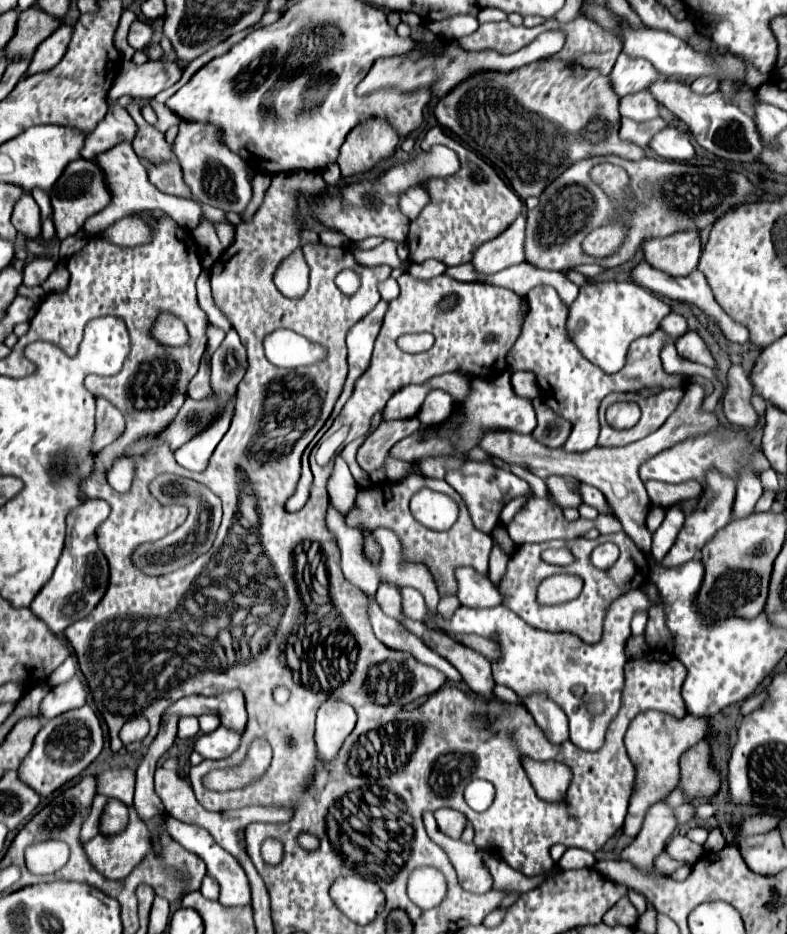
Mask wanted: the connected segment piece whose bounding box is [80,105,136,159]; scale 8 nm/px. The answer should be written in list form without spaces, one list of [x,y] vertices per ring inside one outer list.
[[[110,105],[104,121],[84,139],[80,155],[84,159],[94,159],[96,155],[112,149],[116,143],[128,139],[132,141],[136,135],[136,123],[128,115],[128,111],[120,105]]]

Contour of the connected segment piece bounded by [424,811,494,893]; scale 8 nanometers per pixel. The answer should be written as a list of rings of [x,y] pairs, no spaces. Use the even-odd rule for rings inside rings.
[[[424,813],[424,827],[428,831],[428,837],[438,843],[450,857],[460,885],[470,893],[486,893],[492,889],[494,879],[488,867],[482,861],[482,849],[472,843],[464,843],[462,839],[452,839],[444,835],[434,819],[434,813]]]

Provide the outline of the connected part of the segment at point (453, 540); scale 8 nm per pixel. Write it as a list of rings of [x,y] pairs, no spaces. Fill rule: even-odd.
[[[412,475],[404,483],[394,485],[394,487],[388,481],[386,483],[374,483],[370,491],[364,491],[364,493],[356,495],[356,507],[350,509],[346,523],[352,525],[352,527],[366,525],[368,529],[388,527],[388,529],[396,531],[398,537],[402,539],[406,557],[410,561],[422,561],[422,563],[426,563],[430,567],[430,571],[432,571],[432,575],[434,575],[434,579],[438,583],[440,595],[446,595],[446,593],[456,595],[456,579],[454,579],[454,569],[456,567],[470,565],[470,567],[474,567],[480,573],[488,571],[488,555],[490,555],[490,547],[492,547],[492,537],[482,533],[482,531],[476,531],[476,527],[472,525],[468,507],[464,505],[462,497],[444,479],[428,479],[428,477],[422,477],[422,475]],[[430,485],[432,485],[434,491],[450,495],[460,505],[458,521],[448,531],[426,529],[410,513],[410,507],[408,507],[410,497],[416,491],[420,491],[422,487],[430,487]]]

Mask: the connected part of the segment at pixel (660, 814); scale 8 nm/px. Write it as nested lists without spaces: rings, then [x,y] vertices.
[[[666,801],[652,805],[646,813],[646,819],[638,837],[632,841],[632,845],[628,845],[622,851],[620,857],[638,865],[640,869],[646,869],[646,871],[652,869],[654,857],[666,847],[676,827],[678,827],[678,819],[674,815],[674,809]]]

